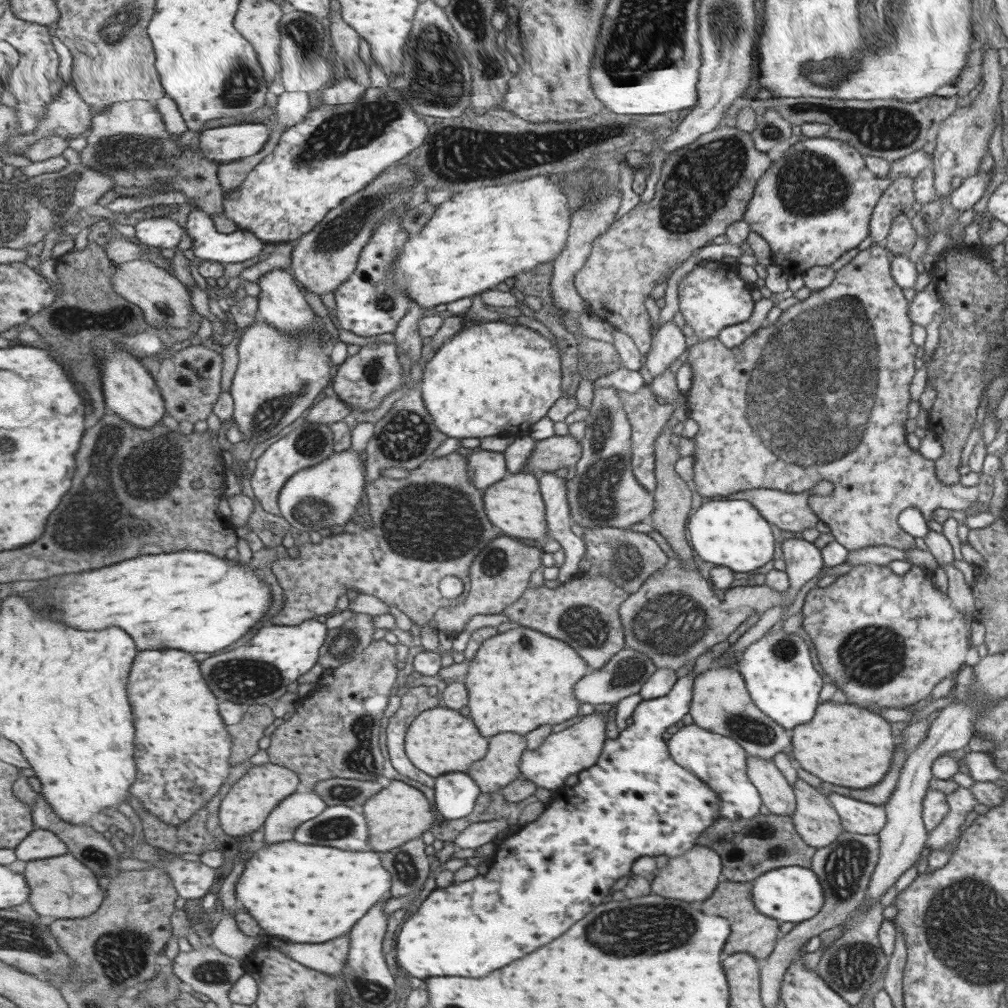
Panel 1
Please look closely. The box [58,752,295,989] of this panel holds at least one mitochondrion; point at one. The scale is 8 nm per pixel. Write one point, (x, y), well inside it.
(121, 953)

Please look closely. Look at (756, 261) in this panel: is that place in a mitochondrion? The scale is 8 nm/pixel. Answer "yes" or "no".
no

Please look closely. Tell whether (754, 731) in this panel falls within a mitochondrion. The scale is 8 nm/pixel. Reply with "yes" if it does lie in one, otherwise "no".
yes

